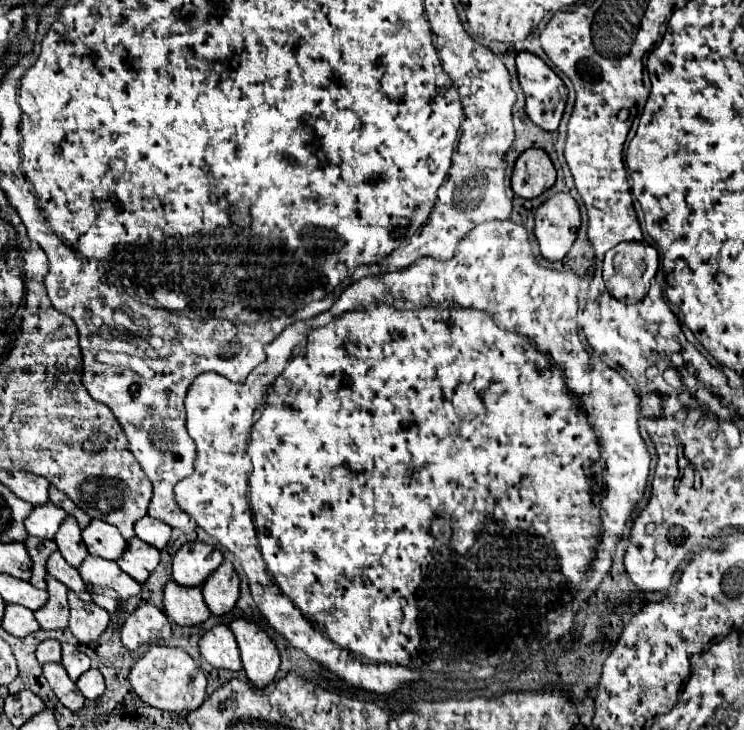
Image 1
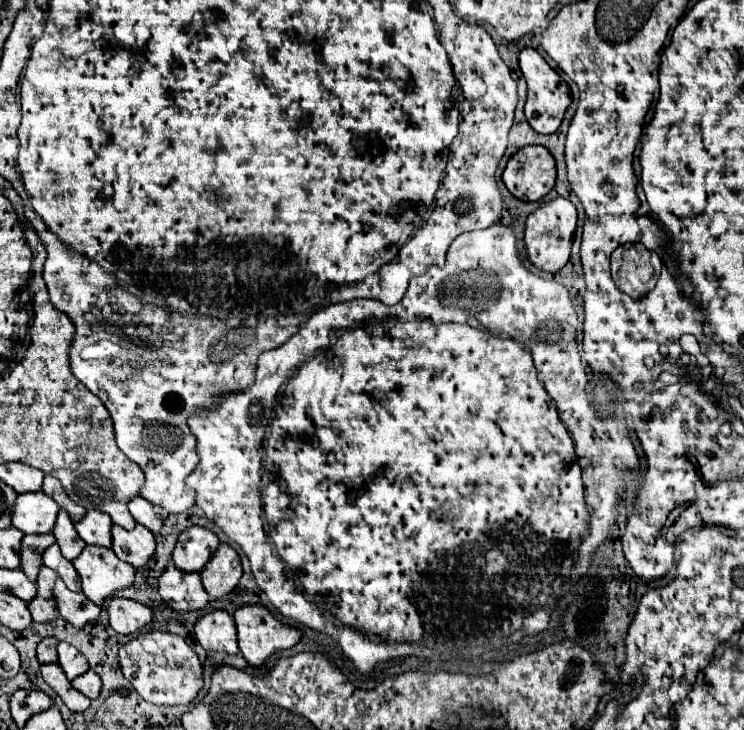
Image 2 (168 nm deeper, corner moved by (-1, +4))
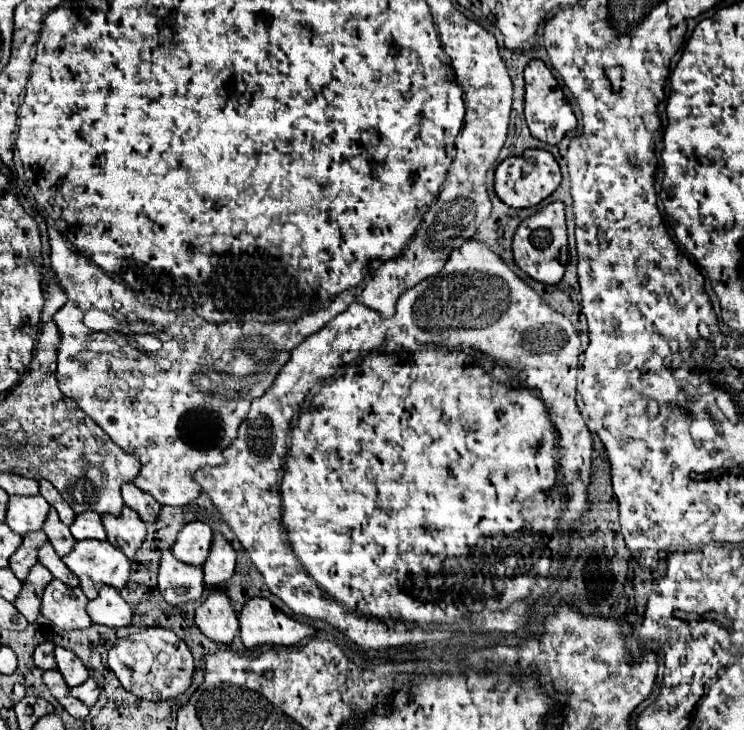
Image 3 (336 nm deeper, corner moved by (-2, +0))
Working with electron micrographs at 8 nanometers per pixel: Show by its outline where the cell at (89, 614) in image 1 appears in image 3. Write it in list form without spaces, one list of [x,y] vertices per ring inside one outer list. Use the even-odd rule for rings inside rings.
[[[51,580],[43,592],[41,614],[63,630],[89,628],[91,618],[85,606],[87,596],[81,588],[65,586],[61,580]]]

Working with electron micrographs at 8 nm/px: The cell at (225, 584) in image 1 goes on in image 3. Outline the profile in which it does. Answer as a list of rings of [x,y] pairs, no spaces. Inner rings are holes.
[[[221,534],[213,536],[213,546],[203,564],[203,572],[209,588],[221,588],[235,574],[235,550]]]

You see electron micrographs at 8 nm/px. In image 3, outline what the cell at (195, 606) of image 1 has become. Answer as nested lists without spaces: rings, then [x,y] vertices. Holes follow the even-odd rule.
[[[167,550],[159,562],[159,590],[165,602],[171,606],[199,600],[205,590],[203,568],[183,564]]]

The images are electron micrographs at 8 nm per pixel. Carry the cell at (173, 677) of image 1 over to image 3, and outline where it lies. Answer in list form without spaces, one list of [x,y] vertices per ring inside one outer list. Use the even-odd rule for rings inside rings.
[[[145,628],[123,640],[117,640],[109,652],[109,668],[119,678],[121,686],[137,698],[163,702],[179,698],[193,682],[195,664],[187,644],[167,628]]]

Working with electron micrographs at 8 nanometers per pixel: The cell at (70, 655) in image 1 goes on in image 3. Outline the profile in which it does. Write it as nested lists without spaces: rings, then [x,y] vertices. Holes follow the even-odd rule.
[[[57,646],[57,648],[55,648],[55,660],[57,660],[57,670],[63,674],[65,682],[67,682],[71,688],[83,684],[83,682],[89,678],[87,668],[83,666],[83,662],[81,662],[71,650]]]

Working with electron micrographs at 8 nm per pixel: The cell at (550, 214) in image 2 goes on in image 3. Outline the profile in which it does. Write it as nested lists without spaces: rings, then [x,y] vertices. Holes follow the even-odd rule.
[[[551,202],[543,210],[535,212],[525,222],[521,222],[513,238],[513,258],[515,258],[515,264],[533,280],[539,280],[543,284],[557,284],[565,274],[565,264],[561,262],[561,250],[565,246],[567,246],[565,204]]]

